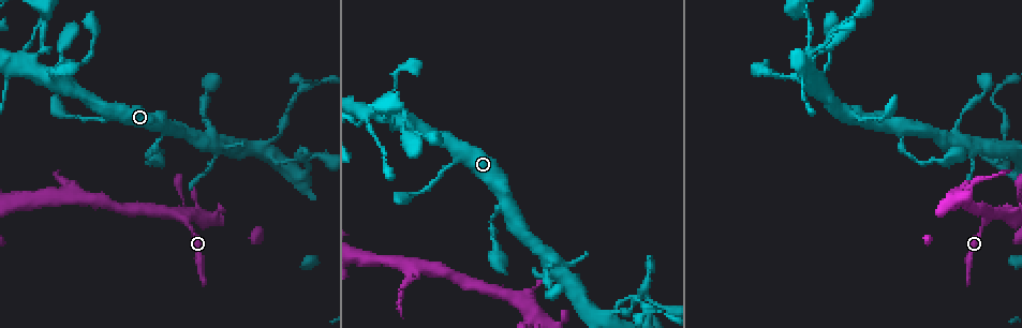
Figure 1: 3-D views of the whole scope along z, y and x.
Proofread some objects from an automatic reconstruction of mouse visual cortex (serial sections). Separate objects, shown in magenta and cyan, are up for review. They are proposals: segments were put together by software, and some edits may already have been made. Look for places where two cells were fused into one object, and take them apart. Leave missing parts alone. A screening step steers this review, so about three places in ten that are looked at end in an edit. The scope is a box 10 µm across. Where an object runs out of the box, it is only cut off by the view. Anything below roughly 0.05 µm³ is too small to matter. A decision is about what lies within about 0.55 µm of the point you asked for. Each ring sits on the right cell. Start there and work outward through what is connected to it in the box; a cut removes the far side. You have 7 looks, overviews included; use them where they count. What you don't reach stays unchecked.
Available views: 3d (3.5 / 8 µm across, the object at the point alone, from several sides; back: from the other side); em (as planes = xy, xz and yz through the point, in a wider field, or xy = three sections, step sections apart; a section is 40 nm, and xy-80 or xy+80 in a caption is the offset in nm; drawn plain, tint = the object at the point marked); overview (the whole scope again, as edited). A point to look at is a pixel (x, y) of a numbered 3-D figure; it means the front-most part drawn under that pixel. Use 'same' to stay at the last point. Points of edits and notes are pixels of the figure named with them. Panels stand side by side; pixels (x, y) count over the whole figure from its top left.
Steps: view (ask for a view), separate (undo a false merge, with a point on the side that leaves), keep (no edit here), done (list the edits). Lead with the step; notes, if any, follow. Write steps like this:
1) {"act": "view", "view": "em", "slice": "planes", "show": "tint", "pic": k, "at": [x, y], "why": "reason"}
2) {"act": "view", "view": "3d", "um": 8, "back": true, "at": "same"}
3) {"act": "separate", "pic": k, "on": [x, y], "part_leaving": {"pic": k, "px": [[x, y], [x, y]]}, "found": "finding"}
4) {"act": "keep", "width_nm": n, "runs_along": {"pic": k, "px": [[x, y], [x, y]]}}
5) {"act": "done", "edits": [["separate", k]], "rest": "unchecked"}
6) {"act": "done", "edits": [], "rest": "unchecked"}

{"act": "view", "view": "3d", "um": 8, "pic": 1, "at": [508, 207], "why": "side arm on a straight run"}

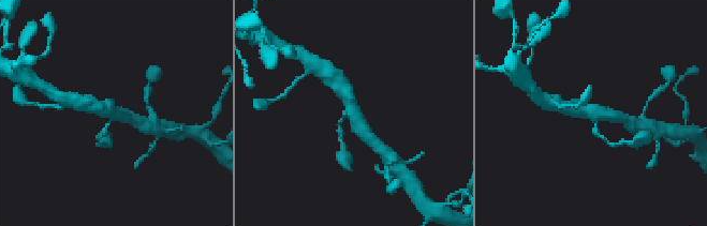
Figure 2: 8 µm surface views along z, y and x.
{"act": "view", "view": "3d", "um": 3.5, "at": "same", "why": "closer look"}

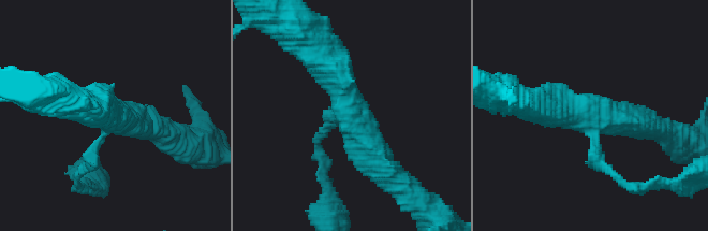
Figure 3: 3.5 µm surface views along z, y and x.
{"act": "view", "view": "em", "slice": "planes", "show": "tint", "pic": 3, "at": [591, 118], "why": "shape alone is not enough"}

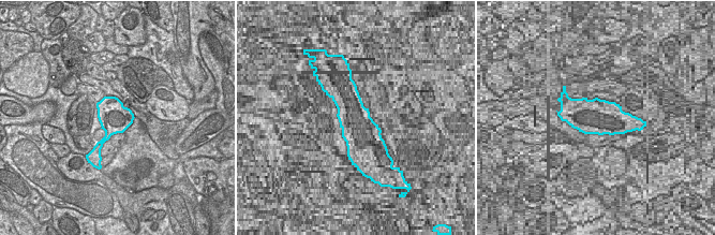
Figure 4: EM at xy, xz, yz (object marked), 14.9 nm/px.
{"act": "keep", "runs_along": {"pic": 3, "px": [[321, 56], [386, 171]]}, "found": "all the same cell"}

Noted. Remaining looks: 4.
{"act": "view", "view": "3d", "um": 3.5, "pic": 1, "at": [620, 310]}

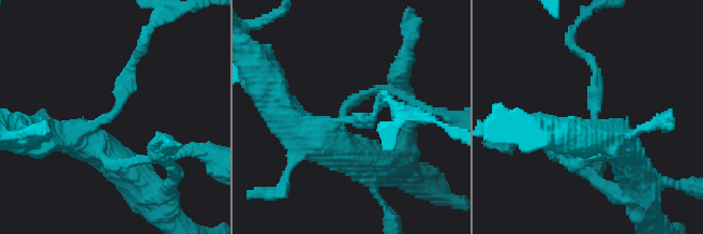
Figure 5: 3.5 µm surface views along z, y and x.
{"act": "view", "view": "em", "slice": "planes", "show": "tint", "pic": 5, "at": [109, 117]}

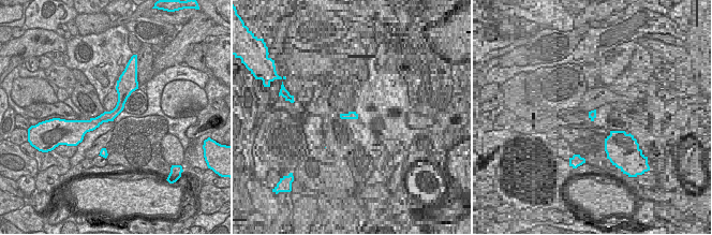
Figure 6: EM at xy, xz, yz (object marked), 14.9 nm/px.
{"act": "separate", "pic": 5, "on": [126, 88], "arm_widths_nm": [200, 450], "part_leaving": {"pic": 5, "px": [[104, 116], [120, 103], [144, 33]]}, "found": "a second cell is stuck on"}

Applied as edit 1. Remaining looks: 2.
{"act": "view", "view": "3d", "um": 8, "pic": 1, "at": [24, 62], "why": "small branch off a trunk"}

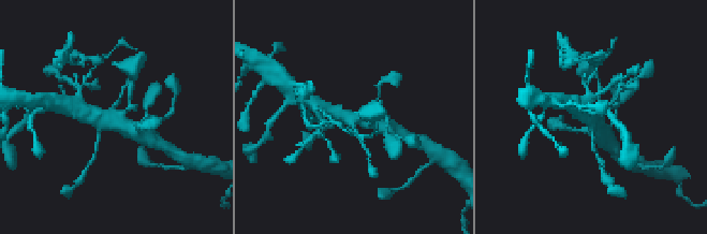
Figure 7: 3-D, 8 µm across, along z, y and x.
{"act": "view", "view": "em", "slice": "planes", "show": "tint", "at": "same", "why": "need the tissue"}

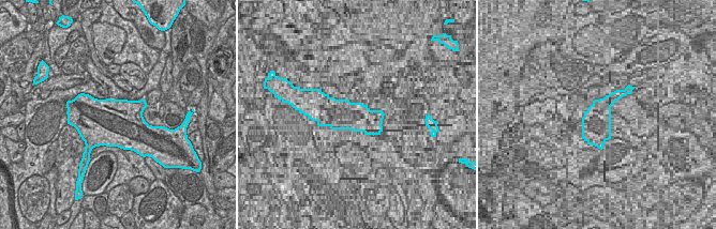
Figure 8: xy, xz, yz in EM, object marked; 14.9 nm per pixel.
{"act": "keep", "runs_along": {"pic": 7, "px": [[143, 134], [91, 110]]}, "found": "continuous, no second cell"}

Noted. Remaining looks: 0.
{"act": "done", "edits": [["separate", 5]], "rest": "unchecked"}

